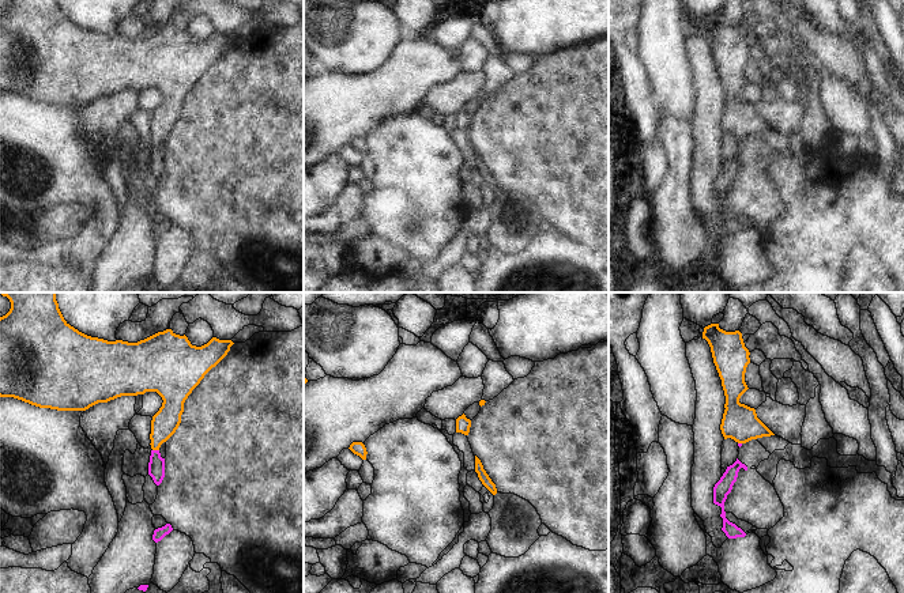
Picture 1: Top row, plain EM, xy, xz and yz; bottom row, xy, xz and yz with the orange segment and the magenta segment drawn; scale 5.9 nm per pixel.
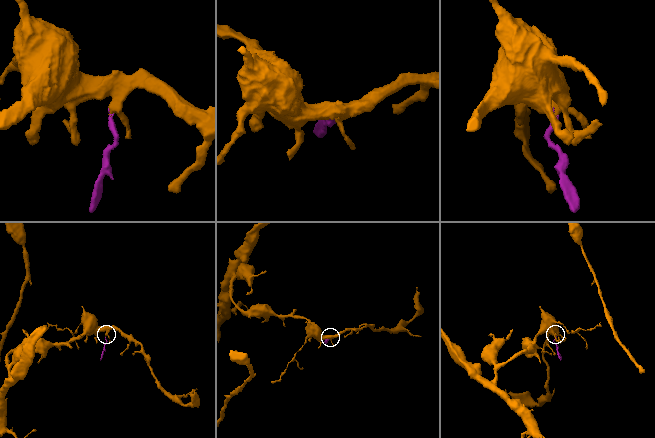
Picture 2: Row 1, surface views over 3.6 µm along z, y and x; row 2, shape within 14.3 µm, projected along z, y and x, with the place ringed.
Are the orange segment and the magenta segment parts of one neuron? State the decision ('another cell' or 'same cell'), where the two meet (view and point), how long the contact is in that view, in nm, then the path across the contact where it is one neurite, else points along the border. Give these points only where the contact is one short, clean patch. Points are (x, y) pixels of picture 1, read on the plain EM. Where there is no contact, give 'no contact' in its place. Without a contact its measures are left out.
same cell | xy (155, 144) | 40 nm | across xy (165, 117), (157, 133), (155, 144), (157, 159)

